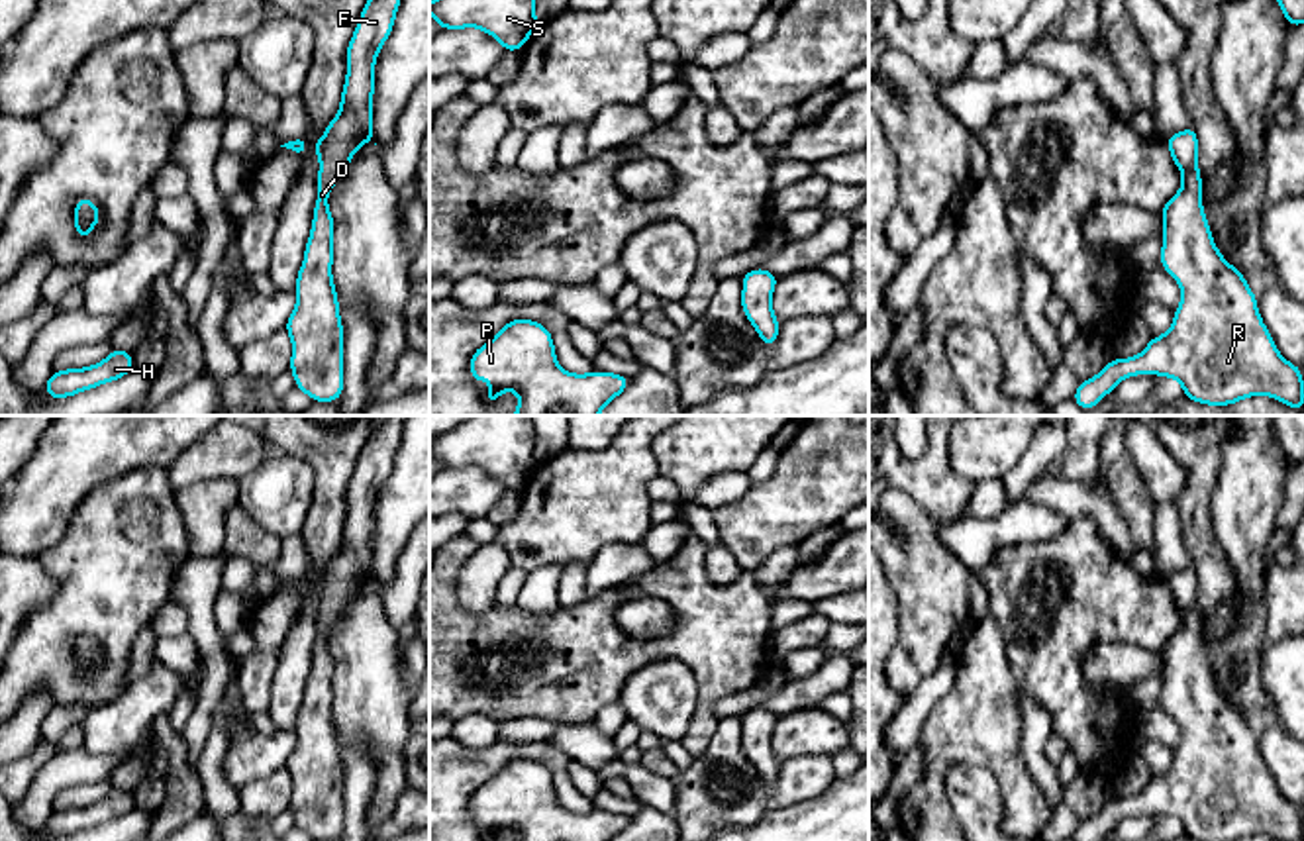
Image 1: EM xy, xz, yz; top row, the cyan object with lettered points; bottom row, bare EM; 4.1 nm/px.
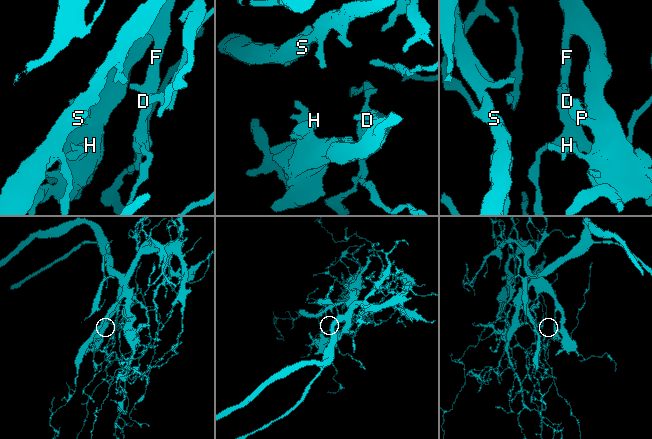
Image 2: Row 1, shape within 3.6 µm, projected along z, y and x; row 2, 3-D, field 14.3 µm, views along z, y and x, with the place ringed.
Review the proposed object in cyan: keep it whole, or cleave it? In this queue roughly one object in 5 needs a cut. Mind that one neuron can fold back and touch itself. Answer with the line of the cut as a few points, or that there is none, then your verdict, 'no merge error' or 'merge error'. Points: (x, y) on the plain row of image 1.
cut none; no merge error

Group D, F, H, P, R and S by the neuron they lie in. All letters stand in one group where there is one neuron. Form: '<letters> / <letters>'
D F H P R S

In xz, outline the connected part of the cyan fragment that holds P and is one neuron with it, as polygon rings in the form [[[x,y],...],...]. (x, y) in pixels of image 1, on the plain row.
[[[531,759],[508,761],[476,788],[471,817],[490,821],[484,841],[496,841],[506,829],[516,831],[520,841],[612,841],[629,823],[614,812],[563,810],[549,768]]]

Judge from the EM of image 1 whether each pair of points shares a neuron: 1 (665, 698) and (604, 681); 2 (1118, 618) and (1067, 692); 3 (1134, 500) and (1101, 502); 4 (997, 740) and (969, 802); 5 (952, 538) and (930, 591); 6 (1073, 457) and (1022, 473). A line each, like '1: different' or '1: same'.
1: different
2: same
3: different
4: different
5: different
6: different

